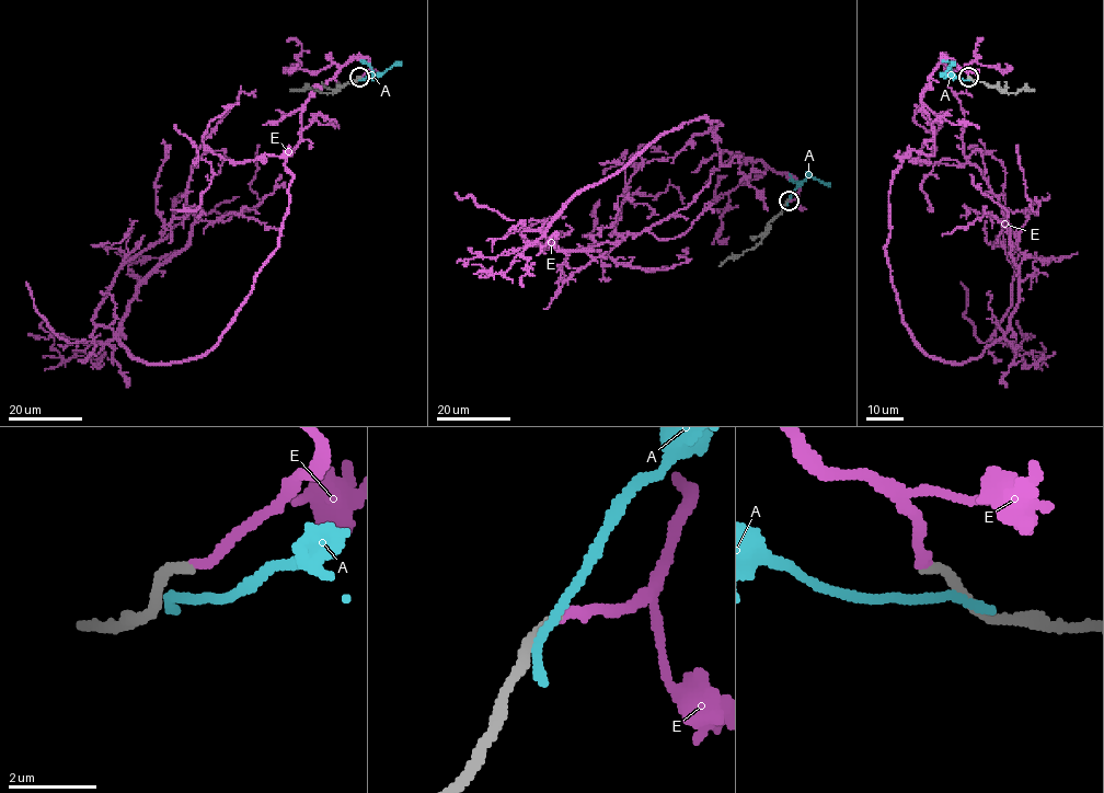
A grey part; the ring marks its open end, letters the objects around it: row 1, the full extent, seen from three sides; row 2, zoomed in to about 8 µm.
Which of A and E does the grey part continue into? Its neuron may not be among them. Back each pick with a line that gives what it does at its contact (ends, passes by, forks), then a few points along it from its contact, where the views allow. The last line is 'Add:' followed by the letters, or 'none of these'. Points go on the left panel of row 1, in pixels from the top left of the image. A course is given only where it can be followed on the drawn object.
E: It ends there. Its course: (359, 77), (312, 91), (278, 245), (219, 340), (145, 363), (122, 318), (208, 161), (171, 209)
Add: E

